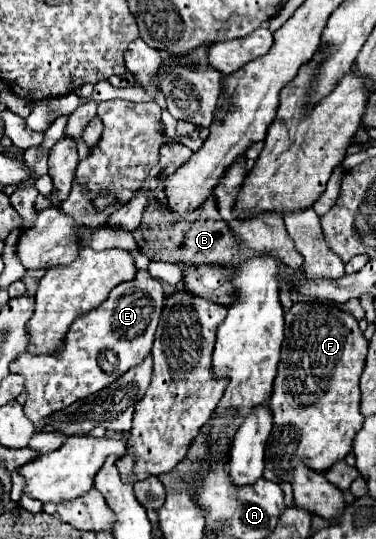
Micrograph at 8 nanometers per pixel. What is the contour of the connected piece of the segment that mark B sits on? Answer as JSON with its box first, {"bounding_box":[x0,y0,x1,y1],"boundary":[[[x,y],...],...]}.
{"bounding_box":[134,144,240,266],"boundary":[[[174,144],[174,146],[162,146],[160,148],[160,164],[156,168],[150,170],[150,174],[144,180],[144,190],[150,198],[144,214],[142,214],[142,222],[140,226],[134,230],[134,240],[138,244],[138,248],[156,262],[184,262],[184,264],[220,264],[220,266],[228,266],[232,262],[232,258],[238,254],[240,244],[236,242],[234,234],[228,230],[226,222],[222,220],[222,216],[218,214],[216,202],[214,198],[208,198],[198,210],[190,212],[184,220],[178,218],[178,214],[172,214],[166,208],[166,194],[162,188],[162,182],[176,172],[176,168],[180,168],[184,162],[188,162],[192,156],[192,150],[182,146],[182,144]]]}

